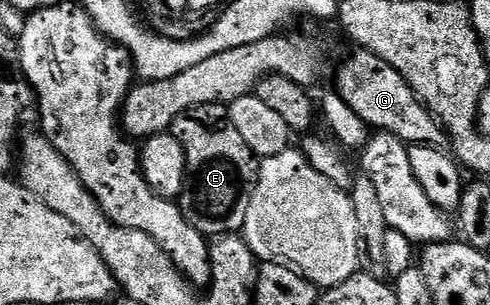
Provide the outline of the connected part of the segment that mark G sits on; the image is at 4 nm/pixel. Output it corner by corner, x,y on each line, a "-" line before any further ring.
354,51
354,54
338,69
338,89
336,89
336,93
337,96
344,99
344,103
348,103
348,107
352,107
352,111
356,111
356,115
360,115
360,119
371,130
391,133
407,143
433,145
435,147
443,144
441,141
442,137
444,141
444,130
438,118
414,94
412,87
404,79
404,75
400,75
400,71
396,71
396,67
384,63
384,59
380,59
375,53

